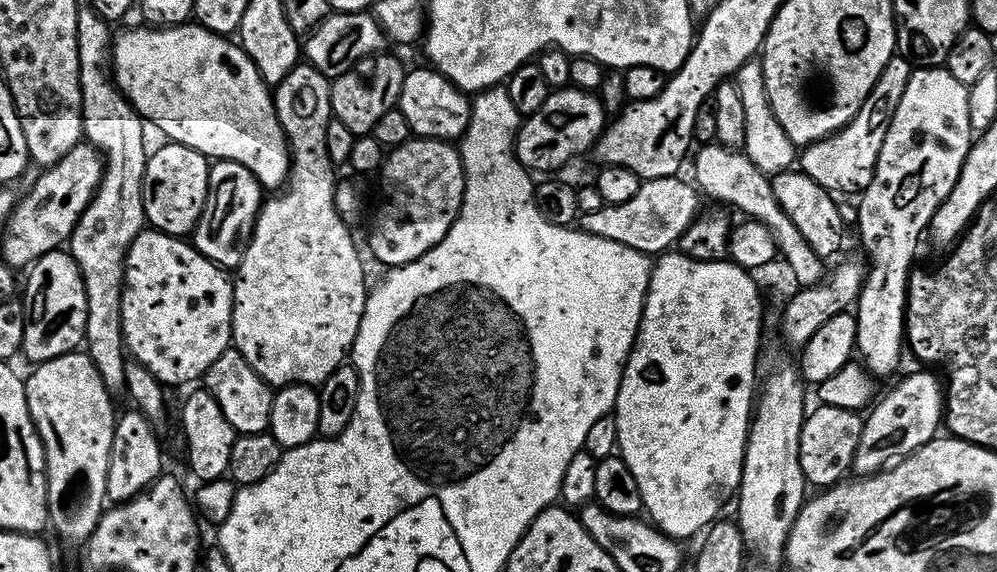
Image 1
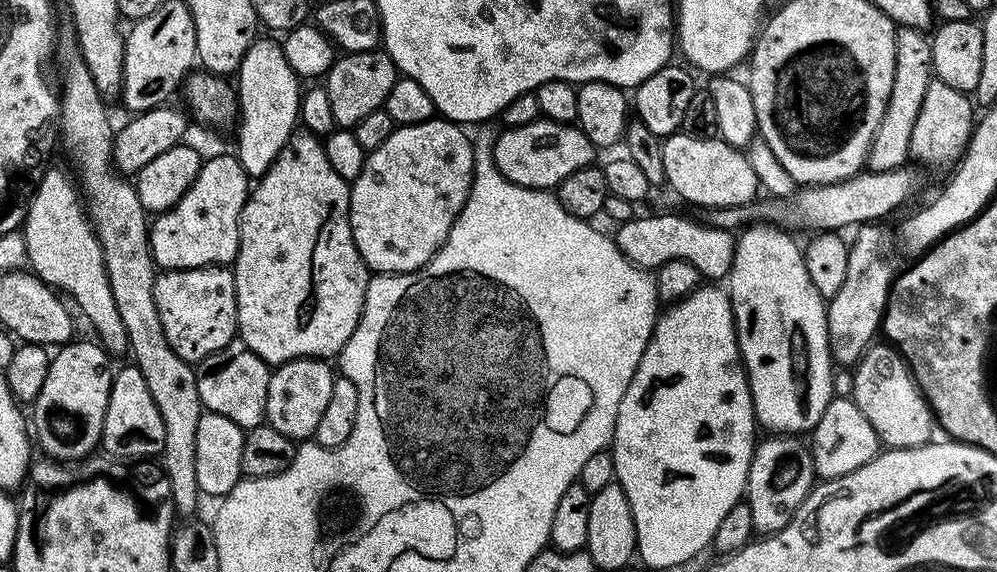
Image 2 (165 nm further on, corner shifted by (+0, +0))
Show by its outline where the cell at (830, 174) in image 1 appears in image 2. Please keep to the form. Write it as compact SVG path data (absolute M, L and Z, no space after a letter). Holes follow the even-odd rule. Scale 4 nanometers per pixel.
M899 26L896 30L896 61L894 62L894 86L892 99L882 114L882 122L872 139L868 151L867 167L874 172L885 172L903 168L910 160L910 134L914 134L914 122L918 122L918 110L922 110L922 101L926 90L931 86L932 41L919 28Z

